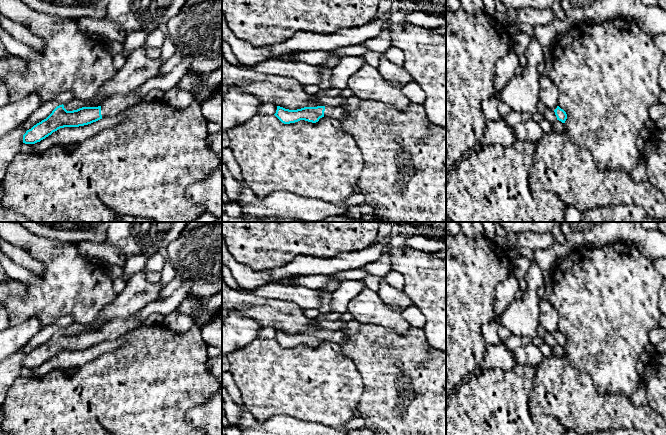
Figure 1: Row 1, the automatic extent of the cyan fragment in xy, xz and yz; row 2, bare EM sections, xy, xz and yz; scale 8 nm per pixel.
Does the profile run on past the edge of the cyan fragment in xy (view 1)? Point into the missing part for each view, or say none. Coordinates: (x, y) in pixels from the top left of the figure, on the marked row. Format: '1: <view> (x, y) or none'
1: xy (115, 105)

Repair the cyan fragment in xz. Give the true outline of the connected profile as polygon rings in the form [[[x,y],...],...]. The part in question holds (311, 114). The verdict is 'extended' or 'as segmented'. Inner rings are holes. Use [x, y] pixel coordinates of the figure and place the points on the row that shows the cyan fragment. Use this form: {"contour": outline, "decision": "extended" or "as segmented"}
{"contour": [[[277,106],[276,113],[274,114],[282,123],[290,124],[300,120],[316,123],[320,118],[328,116],[334,119],[341,120],[348,114],[342,106],[329,107],[329,106],[317,106],[317,107],[304,107],[297,110],[289,110],[283,107]]], "decision": "extended"}

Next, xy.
{"contour": [[[133,90],[127,94],[115,95],[101,106],[82,107],[73,111],[67,111],[63,104],[59,105],[46,119],[26,131],[23,135],[23,143],[35,144],[60,128],[84,126],[102,118],[116,116],[128,107],[142,102],[144,96],[139,96]]], "decision": "extended"}

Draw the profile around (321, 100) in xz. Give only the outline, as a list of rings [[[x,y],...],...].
[[[327,88],[321,89],[315,96],[314,101],[319,106],[337,107],[342,106],[347,99],[340,97],[341,89]]]

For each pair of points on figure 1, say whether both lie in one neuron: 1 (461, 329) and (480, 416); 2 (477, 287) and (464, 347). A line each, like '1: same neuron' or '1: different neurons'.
1: different neurons
2: same neuron

